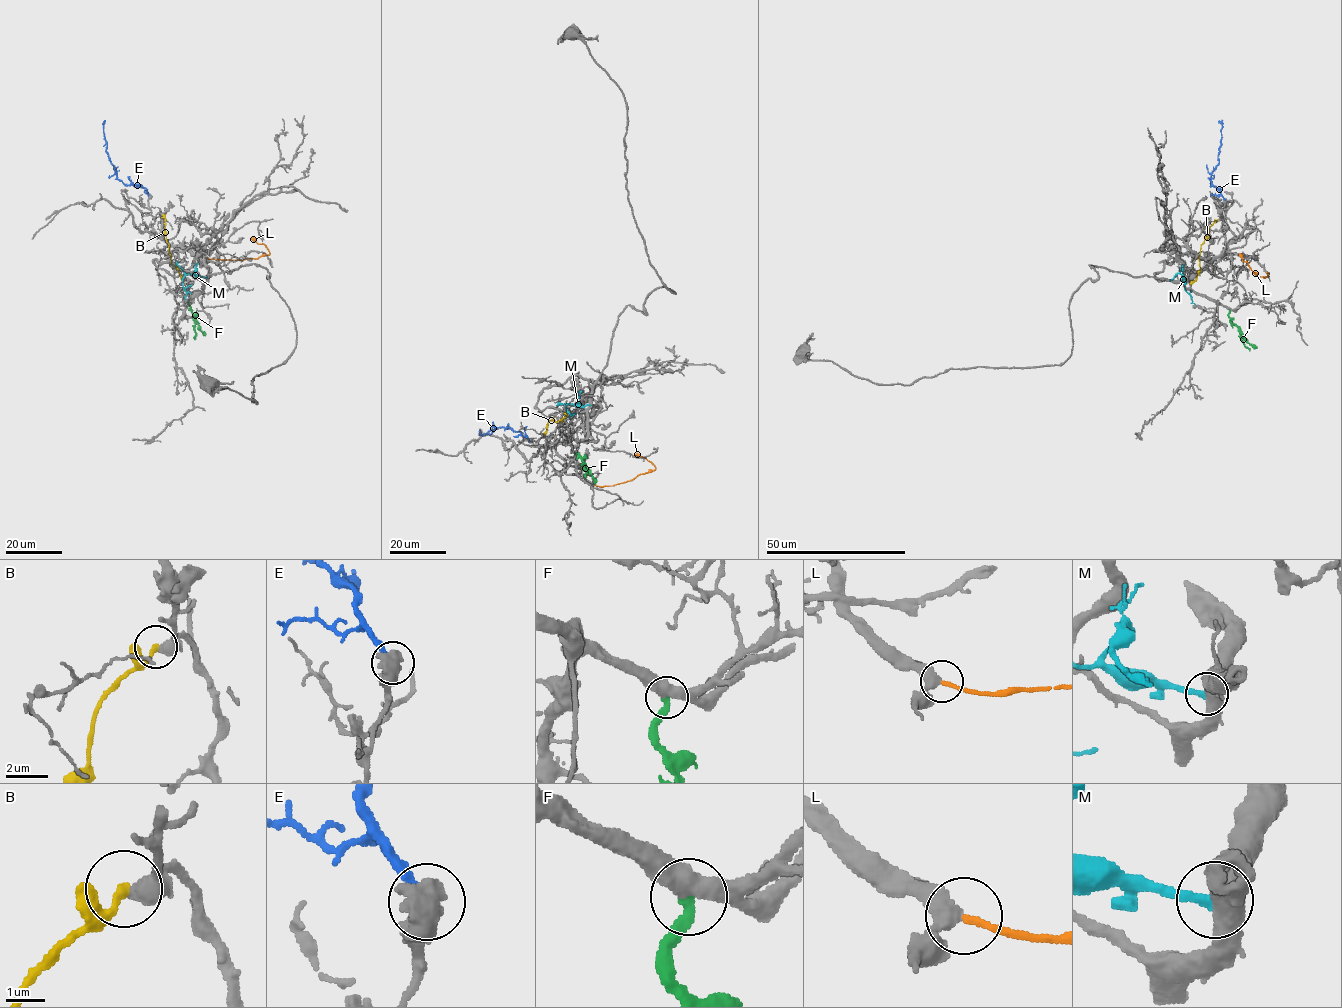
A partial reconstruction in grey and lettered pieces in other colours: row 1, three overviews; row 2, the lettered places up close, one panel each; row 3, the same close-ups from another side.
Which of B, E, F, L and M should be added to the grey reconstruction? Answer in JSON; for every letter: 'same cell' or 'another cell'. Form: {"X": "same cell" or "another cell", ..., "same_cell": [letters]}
{"B": "another cell", "E": "another cell", "F": "same cell", "L": "another cell", "M": "another cell", "same_cell": ["F"]}

